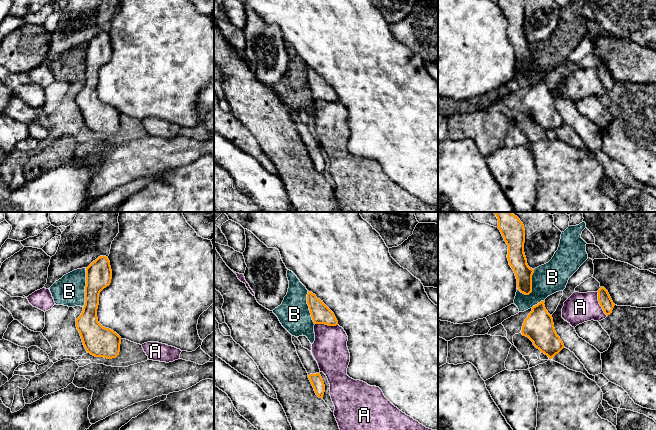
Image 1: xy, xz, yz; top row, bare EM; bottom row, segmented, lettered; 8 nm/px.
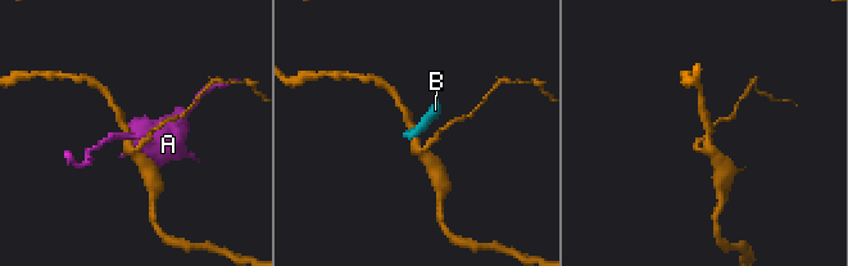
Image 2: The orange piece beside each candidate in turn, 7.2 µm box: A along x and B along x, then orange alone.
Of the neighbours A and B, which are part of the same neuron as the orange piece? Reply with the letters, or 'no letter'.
no letter

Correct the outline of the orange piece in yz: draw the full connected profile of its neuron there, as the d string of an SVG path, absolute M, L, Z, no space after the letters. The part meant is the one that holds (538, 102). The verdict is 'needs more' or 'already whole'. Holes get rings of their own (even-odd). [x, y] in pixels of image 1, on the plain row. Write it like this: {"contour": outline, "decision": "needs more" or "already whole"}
{"contour": "M545 76L532 83L523 99L521 109L552 135L564 124L564 120L555 107L552 91L546 86L544 79Z", "decision": "already whole"}

